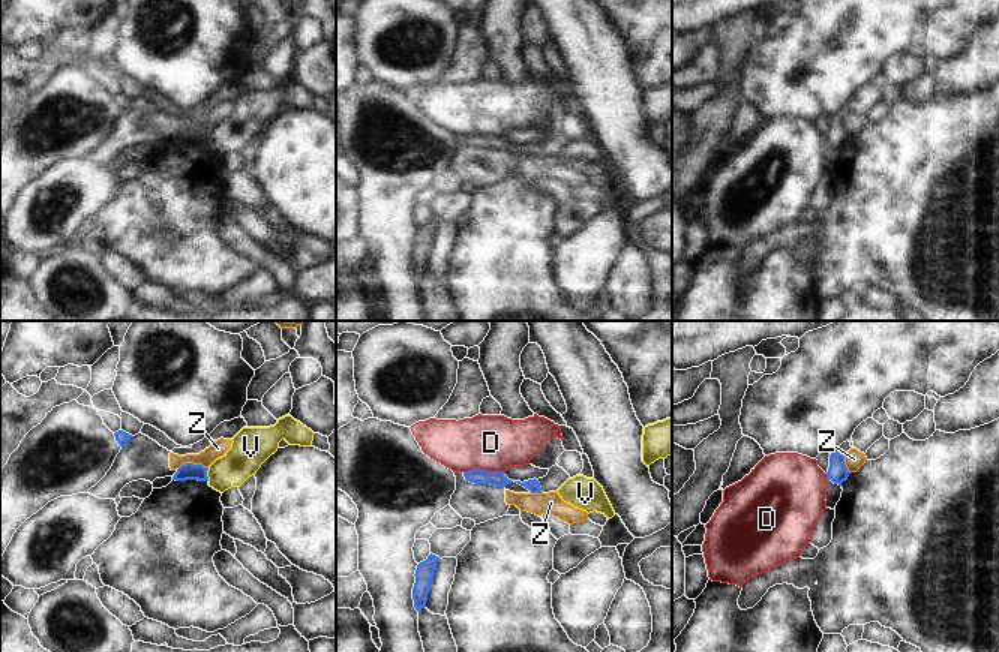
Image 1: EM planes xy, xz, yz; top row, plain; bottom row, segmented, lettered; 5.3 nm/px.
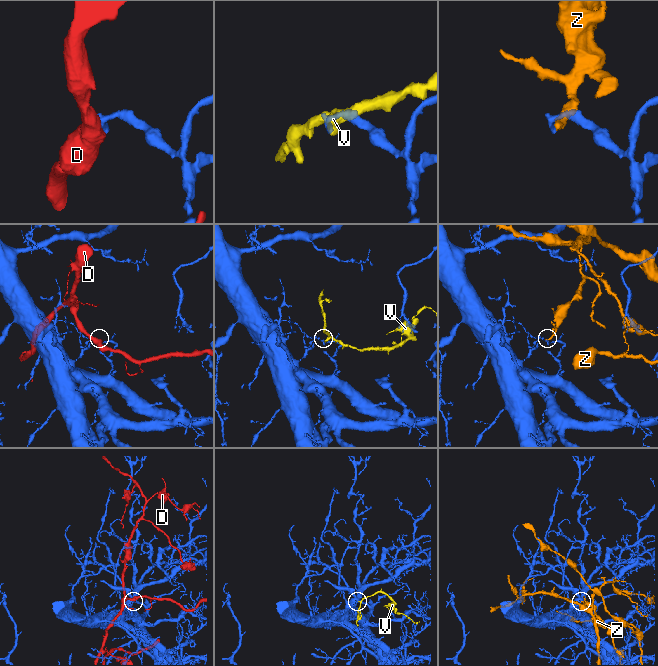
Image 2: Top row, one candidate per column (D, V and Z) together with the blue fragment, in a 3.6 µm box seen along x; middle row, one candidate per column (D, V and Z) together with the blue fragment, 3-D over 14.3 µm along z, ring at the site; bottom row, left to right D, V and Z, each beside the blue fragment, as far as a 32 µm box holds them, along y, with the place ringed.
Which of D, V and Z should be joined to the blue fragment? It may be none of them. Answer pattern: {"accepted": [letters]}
{"accepted": []}

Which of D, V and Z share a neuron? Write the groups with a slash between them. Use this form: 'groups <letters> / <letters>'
groups D / V / Z

